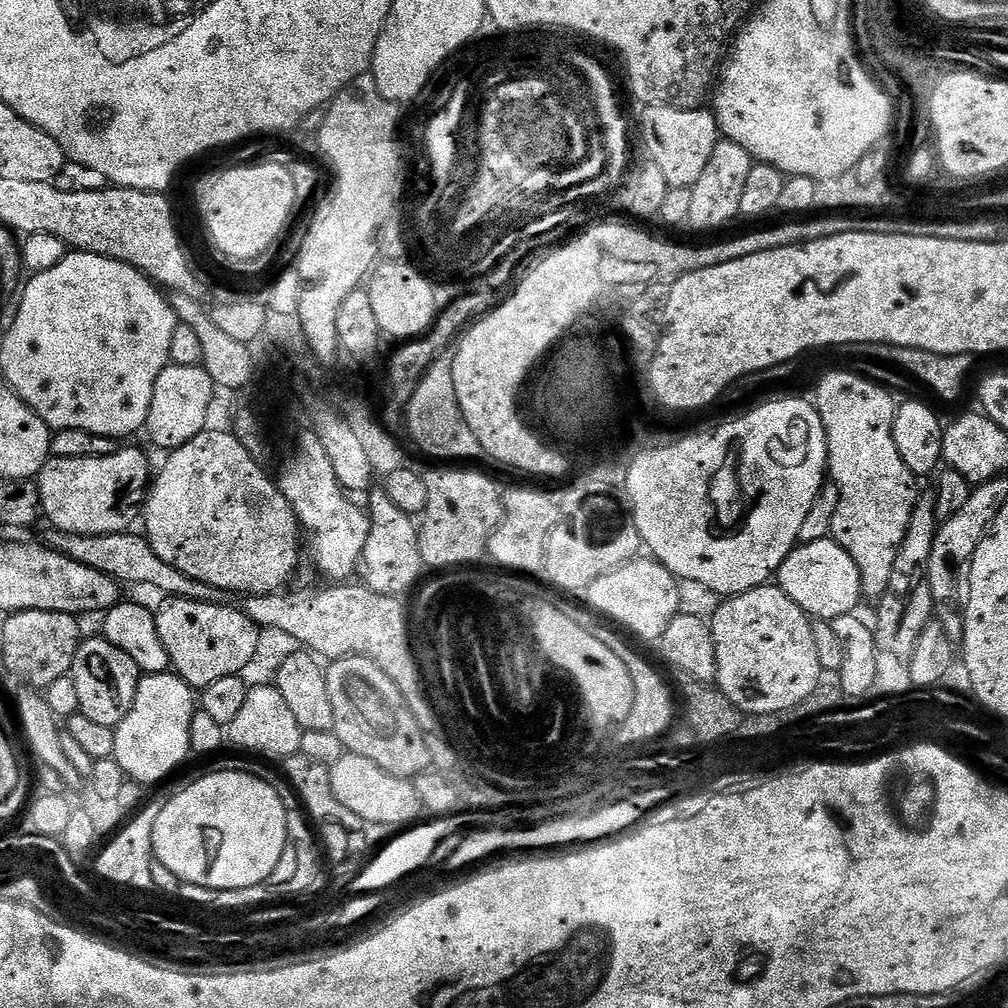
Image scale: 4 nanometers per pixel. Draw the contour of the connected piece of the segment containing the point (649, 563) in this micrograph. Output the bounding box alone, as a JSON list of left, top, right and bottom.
[586,559,681,642]

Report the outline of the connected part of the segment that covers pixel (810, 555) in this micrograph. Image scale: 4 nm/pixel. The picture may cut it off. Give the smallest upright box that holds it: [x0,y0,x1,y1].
[778,538,862,622]

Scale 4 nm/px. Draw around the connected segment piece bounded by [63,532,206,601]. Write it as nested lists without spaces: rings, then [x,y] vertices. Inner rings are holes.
[[[119,532],[113,536],[73,536],[63,541],[63,551],[82,566],[98,570],[121,585],[145,584],[148,588],[157,588],[158,591],[165,592],[165,597],[168,598],[199,601],[205,599],[206,589],[203,584],[191,580],[157,558],[147,539],[132,535]]]

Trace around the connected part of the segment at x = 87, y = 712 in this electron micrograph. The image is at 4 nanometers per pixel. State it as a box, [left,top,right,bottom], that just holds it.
[70,638,138,730]

